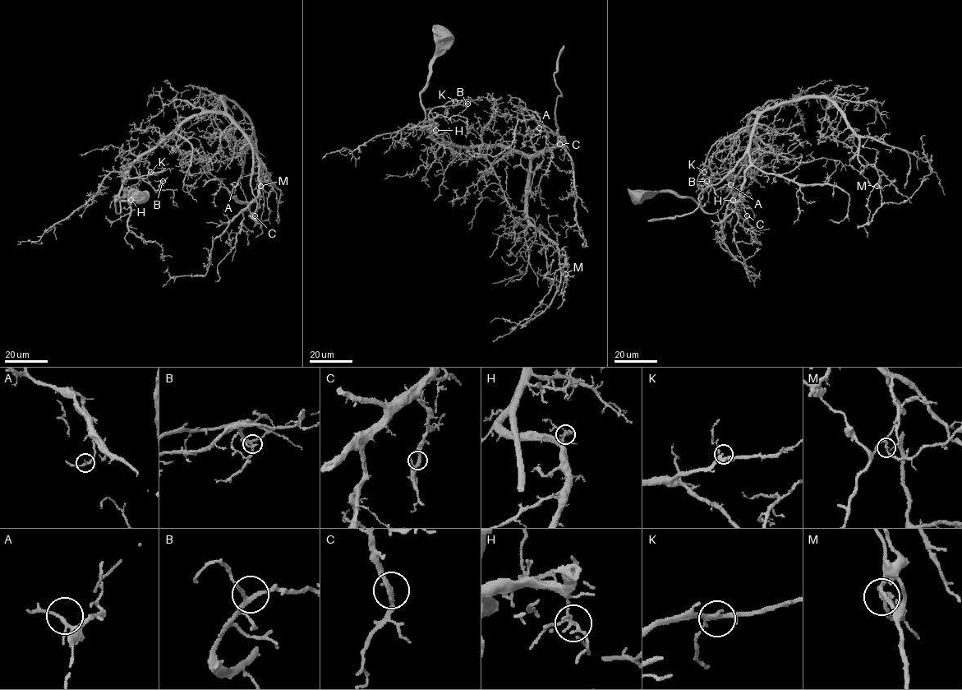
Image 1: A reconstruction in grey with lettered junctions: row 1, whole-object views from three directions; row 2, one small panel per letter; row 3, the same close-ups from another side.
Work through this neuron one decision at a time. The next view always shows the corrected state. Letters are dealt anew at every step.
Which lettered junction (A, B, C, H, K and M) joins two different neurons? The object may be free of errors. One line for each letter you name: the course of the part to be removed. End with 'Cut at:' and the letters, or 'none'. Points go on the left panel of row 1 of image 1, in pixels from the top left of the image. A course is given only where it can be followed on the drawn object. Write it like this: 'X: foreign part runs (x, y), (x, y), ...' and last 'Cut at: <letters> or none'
M: foreign part runs (260, 186), (264, 207), (258, 223), (241, 188), (241, 148), (230, 124), (212, 94), (197, 88)
Cut at: M

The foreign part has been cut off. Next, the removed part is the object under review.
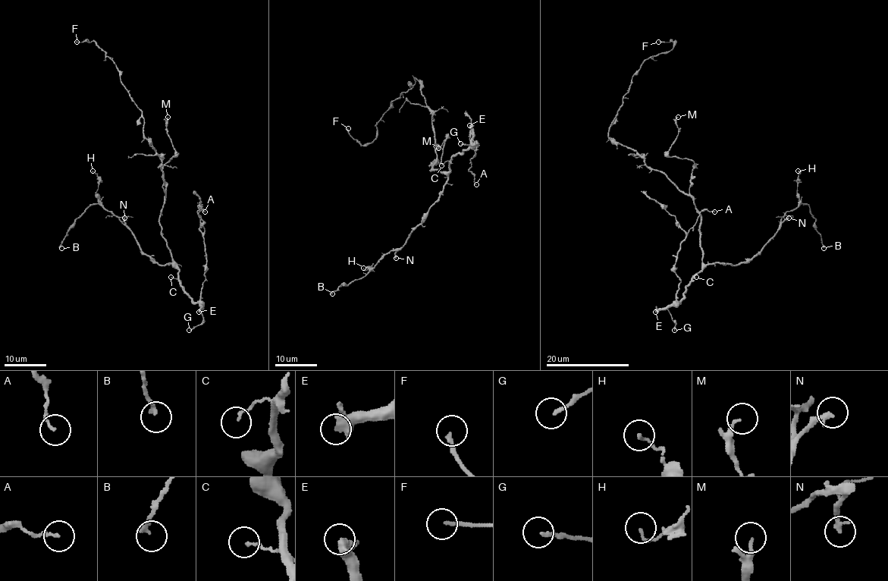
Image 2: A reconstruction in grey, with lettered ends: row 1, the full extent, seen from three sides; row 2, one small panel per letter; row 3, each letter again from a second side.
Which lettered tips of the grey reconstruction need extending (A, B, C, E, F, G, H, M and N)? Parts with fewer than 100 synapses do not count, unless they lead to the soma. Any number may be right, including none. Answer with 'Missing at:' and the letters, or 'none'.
Missing at: E

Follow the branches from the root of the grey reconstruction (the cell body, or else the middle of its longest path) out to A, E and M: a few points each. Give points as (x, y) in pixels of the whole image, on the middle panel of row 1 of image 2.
A: (434, 164), (430, 170), (449, 171), (453, 156), (471, 146), (475, 149), (477, 145), (469, 168), (476, 184)
E: (434, 164), (430, 170), (450, 171), (451, 158), (469, 146), (472, 137), (469, 125)
M: (434, 164), (436, 159), (433, 162), (440, 161), (447, 137), (438, 148)

